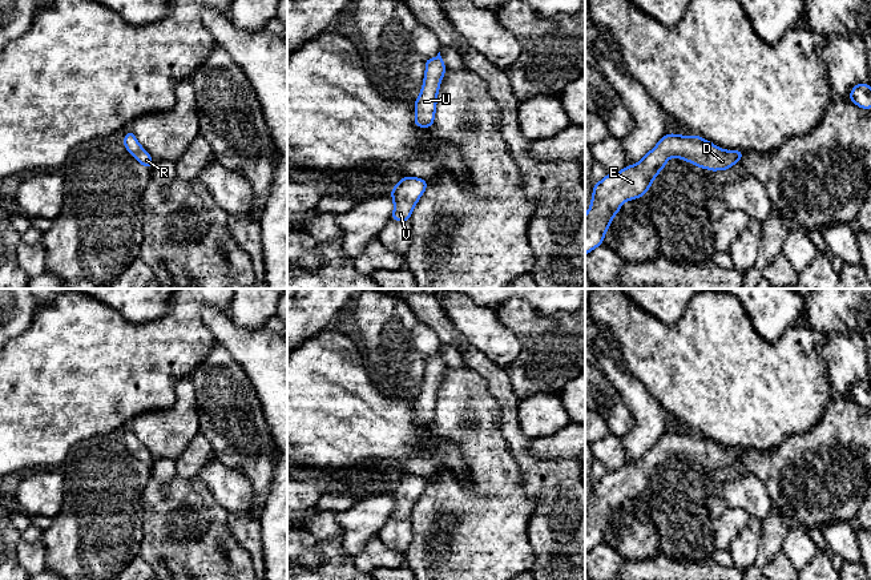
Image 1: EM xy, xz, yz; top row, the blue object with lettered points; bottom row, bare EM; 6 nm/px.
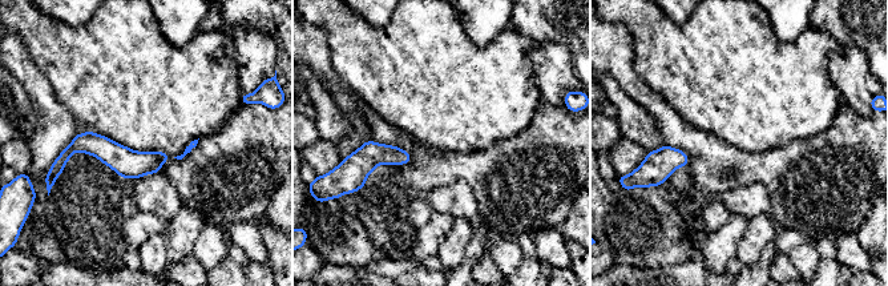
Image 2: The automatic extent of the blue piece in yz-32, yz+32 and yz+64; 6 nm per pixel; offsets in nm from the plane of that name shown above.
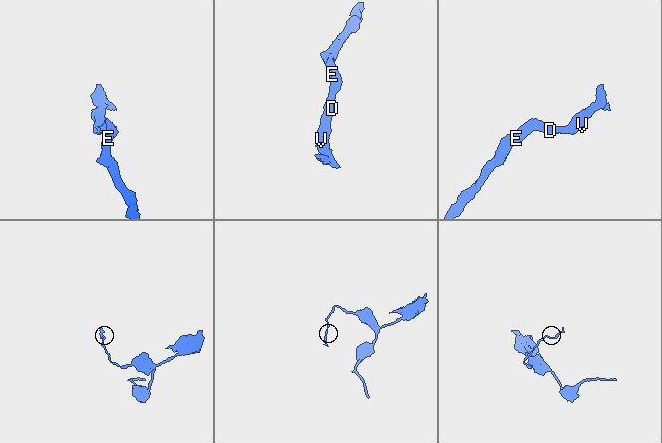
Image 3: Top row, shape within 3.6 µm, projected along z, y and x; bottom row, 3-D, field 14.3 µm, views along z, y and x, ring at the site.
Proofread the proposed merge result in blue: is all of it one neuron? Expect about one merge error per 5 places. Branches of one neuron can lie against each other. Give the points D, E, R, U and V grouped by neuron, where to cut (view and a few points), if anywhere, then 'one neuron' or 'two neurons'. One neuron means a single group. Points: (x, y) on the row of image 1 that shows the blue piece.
groups D E R U V; cut none; one neuron

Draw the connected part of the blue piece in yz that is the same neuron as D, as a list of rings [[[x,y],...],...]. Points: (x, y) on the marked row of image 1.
[[[676,133],[665,134],[658,144],[646,153],[636,165],[628,165],[618,173],[608,173],[606,177],[594,182],[590,208],[585,214],[585,255],[597,246],[602,245],[605,233],[609,229],[612,218],[620,212],[625,201],[641,198],[649,189],[657,174],[665,168],[672,157],[689,161],[697,168],[707,170],[726,170],[739,162],[742,150],[725,150],[699,136],[678,136]]]

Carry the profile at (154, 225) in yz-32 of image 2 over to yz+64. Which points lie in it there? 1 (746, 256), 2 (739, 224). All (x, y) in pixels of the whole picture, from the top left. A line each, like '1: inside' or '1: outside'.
1: outside
2: inside

